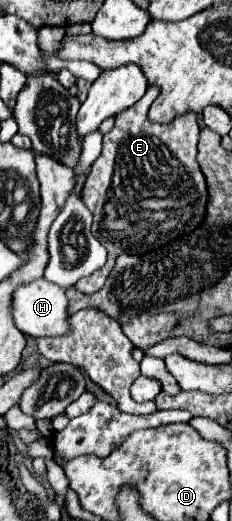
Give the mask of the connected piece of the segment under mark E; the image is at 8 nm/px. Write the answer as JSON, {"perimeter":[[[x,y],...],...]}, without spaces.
{"perimeter":[[[148,88],[146,94],[128,110],[120,112],[116,116],[116,126],[104,134],[104,150],[100,158],[92,164],[92,172],[86,178],[86,184],[82,188],[82,200],[88,206],[88,210],[94,216],[92,226],[100,228],[96,236],[100,236],[100,242],[108,250],[108,260],[102,270],[96,270],[94,274],[82,278],[76,288],[80,292],[96,292],[104,286],[114,260],[120,254],[144,254],[150,250],[156,250],[164,246],[170,236],[176,240],[180,234],[192,232],[202,220],[206,212],[206,180],[200,172],[200,166],[196,162],[196,146],[198,146],[198,116],[188,112],[186,116],[180,116],[172,122],[172,126],[160,126],[146,118],[146,110],[150,108],[154,96],[158,96],[158,88]]]}

